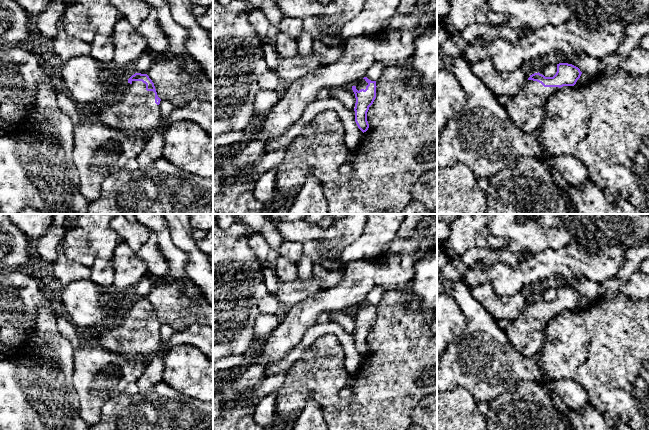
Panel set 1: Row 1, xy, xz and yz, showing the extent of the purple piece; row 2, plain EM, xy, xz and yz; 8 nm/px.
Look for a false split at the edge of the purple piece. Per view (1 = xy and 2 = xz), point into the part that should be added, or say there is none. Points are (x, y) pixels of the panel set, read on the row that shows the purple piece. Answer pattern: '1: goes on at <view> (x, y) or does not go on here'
1: goes on at xy (134, 109)
2: goes on at xz (360, 84)

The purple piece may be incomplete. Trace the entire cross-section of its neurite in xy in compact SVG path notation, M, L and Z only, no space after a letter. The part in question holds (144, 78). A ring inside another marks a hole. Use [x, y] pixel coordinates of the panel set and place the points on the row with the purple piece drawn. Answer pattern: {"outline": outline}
{"outline": "M135 73L114 101L99 103L95 114L101 123L127 132L153 133L174 122L192 121L200 125L213 139L213 103L192 100L183 107L175 108L167 119L163 119L159 108L160 101L149 76Z"}

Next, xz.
{"outline": "M364 77L352 86L355 94L355 122L358 128L364 133L368 130L367 112L376 98L376 81Z"}

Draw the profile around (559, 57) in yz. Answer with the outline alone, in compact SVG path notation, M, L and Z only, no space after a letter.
M556 52L548 54L537 61L532 62L527 68L527 72L529 75L540 72L540 70L546 67L549 64L559 64L563 63L567 59L573 59L575 57L583 57L586 54L584 53L564 53L564 52Z

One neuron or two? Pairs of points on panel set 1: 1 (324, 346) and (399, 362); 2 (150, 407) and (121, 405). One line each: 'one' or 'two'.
1: one
2: one

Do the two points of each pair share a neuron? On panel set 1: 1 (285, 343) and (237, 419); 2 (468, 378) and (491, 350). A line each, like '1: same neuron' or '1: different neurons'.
1: different neurons
2: same neuron

